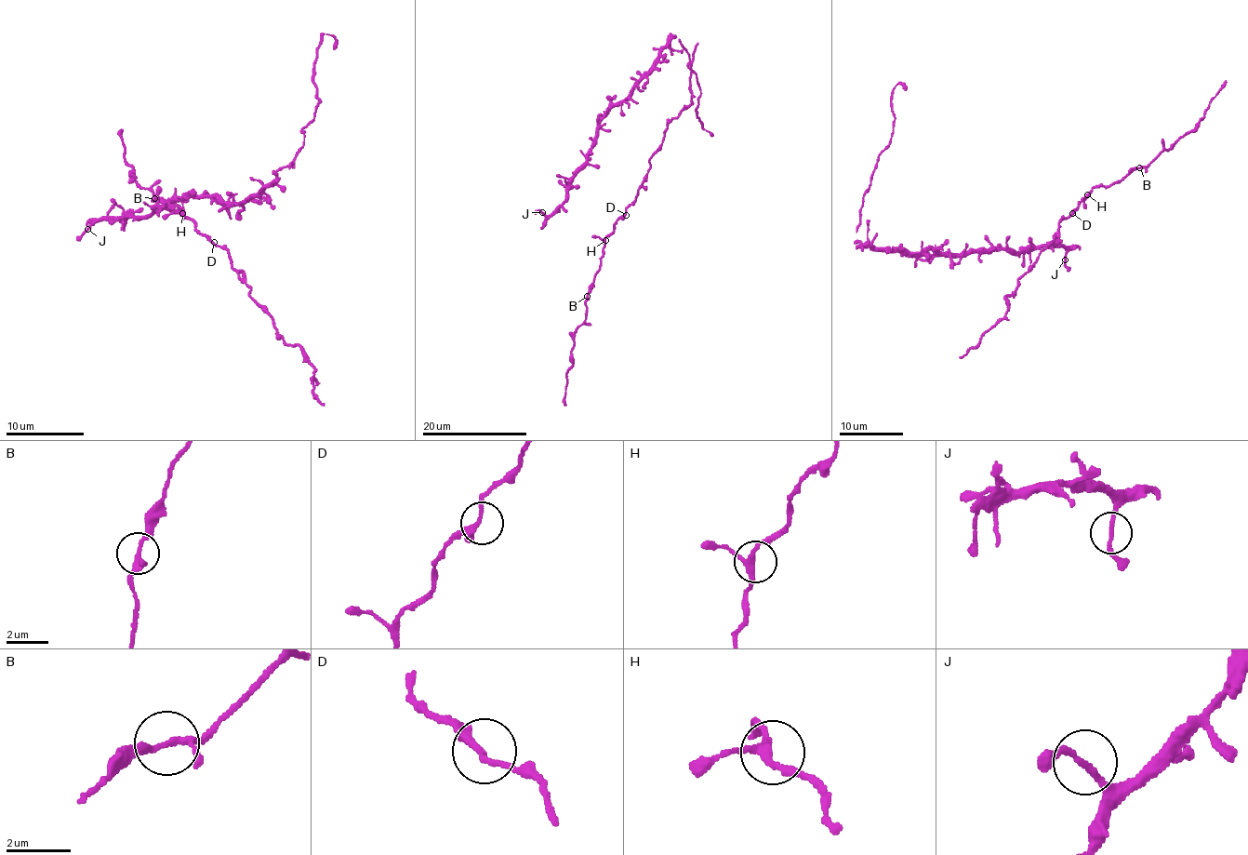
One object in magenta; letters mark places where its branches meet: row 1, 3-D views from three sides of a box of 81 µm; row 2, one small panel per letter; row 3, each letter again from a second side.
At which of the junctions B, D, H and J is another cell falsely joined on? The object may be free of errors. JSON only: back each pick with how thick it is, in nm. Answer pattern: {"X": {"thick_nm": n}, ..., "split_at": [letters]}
{"split_at": []}

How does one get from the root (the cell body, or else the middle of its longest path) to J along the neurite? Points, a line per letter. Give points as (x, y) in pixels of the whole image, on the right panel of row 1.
J: (1028, 248), (1061, 247), (1065, 249), (1065, 260)

